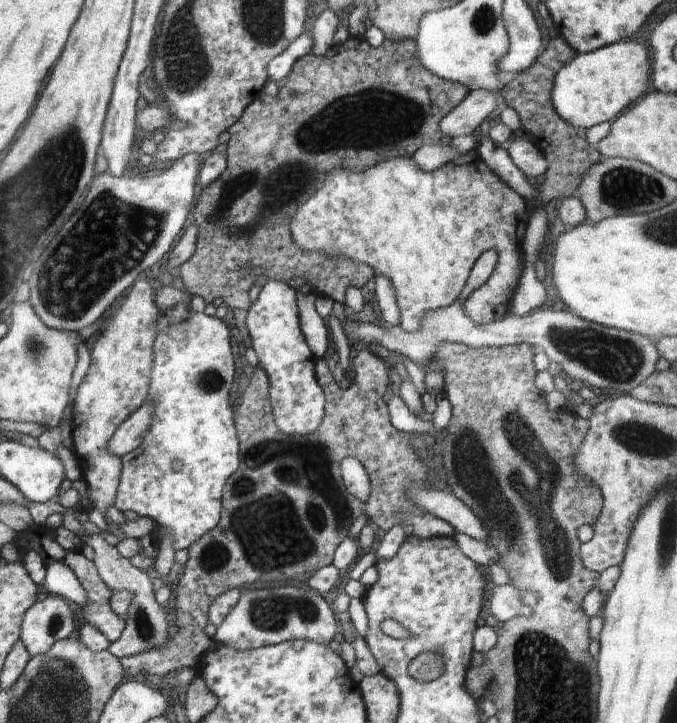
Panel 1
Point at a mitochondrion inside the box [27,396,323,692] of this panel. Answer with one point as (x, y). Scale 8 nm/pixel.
(269, 611)

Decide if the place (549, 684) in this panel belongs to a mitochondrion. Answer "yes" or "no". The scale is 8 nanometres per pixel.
yes

